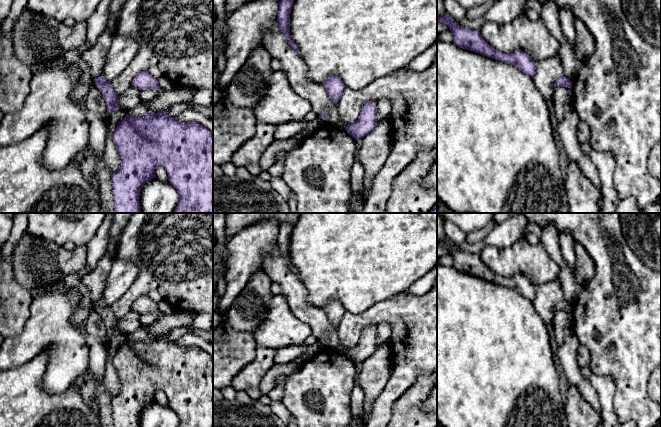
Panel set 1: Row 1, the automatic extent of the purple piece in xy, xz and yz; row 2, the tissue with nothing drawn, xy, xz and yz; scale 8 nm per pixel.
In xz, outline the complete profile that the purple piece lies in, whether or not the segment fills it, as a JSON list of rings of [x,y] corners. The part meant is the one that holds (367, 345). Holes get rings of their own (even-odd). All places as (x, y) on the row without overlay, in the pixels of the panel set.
[[[368,326],[361,333],[358,344],[349,350],[346,355],[356,364],[359,364],[373,355],[377,350],[376,326]]]

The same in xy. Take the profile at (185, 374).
[[[168,333],[158,337],[150,334],[143,341],[130,341],[127,338],[117,349],[112,364],[121,381],[119,394],[111,399],[113,427],[140,427],[141,412],[146,405],[156,402],[157,390],[166,394],[169,407],[179,418],[179,427],[213,427],[213,357],[203,349],[170,341]]]

